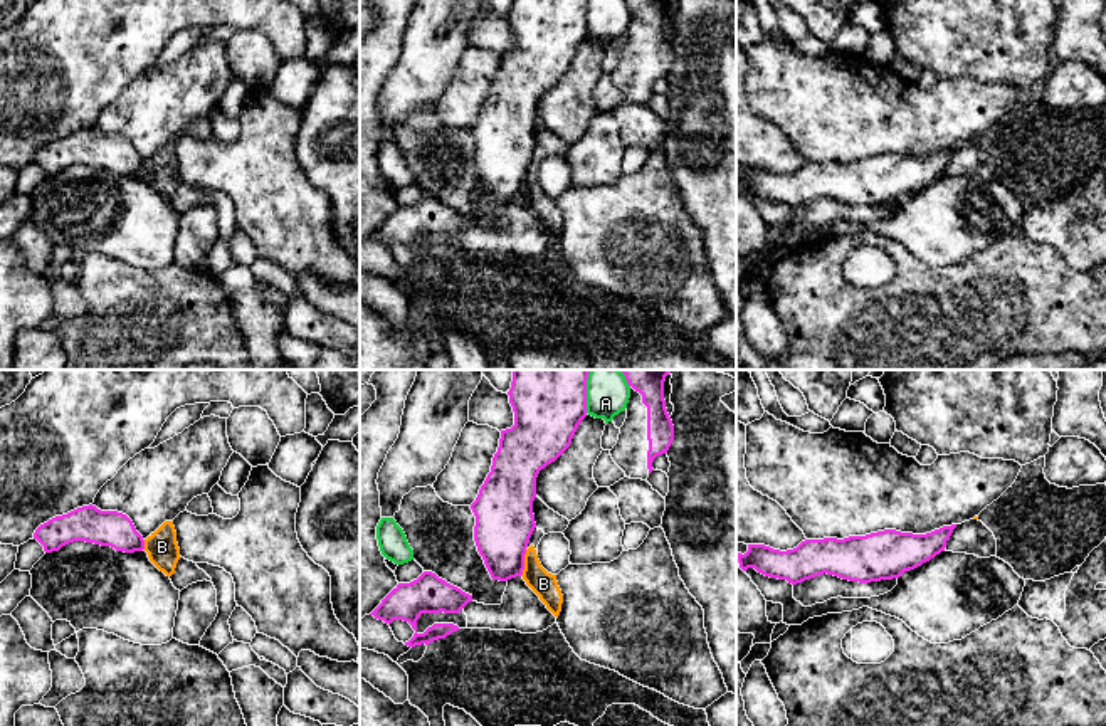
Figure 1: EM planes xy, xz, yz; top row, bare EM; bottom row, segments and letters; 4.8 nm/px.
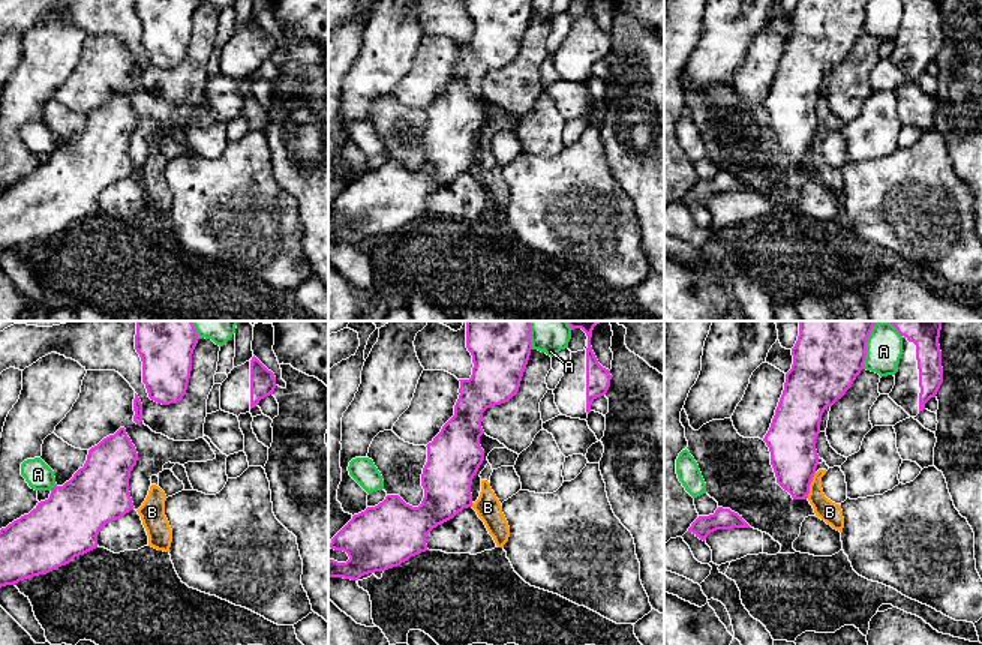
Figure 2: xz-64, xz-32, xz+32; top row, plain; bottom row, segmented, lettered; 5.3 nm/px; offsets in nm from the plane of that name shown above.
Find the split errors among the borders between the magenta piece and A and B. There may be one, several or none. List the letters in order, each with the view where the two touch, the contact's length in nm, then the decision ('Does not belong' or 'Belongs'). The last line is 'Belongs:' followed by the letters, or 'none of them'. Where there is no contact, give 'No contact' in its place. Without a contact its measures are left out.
A: Touches magenta in xz. Shared border 180 nm. Does not belong
B: Touches magenta in xz. Shared border 130 nm. Does not belong
Belongs: none of them

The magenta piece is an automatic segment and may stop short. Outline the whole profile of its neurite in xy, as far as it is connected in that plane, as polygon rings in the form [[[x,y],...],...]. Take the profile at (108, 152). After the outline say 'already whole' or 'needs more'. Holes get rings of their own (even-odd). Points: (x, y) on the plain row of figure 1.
[[[92,128],[55,139],[40,148],[34,156],[34,163],[44,170],[45,176],[59,175],[74,165],[111,170],[124,176],[145,173],[143,160],[126,138],[101,134]]] | already whole

